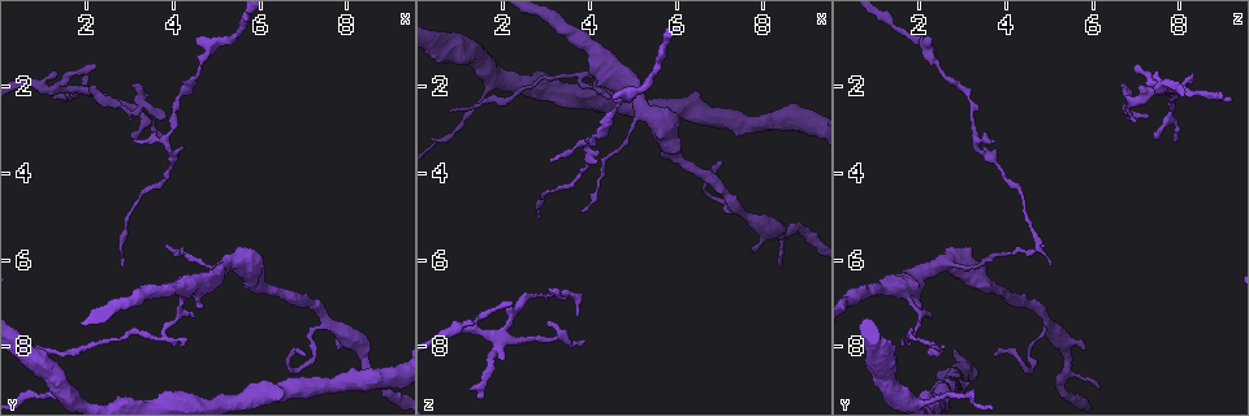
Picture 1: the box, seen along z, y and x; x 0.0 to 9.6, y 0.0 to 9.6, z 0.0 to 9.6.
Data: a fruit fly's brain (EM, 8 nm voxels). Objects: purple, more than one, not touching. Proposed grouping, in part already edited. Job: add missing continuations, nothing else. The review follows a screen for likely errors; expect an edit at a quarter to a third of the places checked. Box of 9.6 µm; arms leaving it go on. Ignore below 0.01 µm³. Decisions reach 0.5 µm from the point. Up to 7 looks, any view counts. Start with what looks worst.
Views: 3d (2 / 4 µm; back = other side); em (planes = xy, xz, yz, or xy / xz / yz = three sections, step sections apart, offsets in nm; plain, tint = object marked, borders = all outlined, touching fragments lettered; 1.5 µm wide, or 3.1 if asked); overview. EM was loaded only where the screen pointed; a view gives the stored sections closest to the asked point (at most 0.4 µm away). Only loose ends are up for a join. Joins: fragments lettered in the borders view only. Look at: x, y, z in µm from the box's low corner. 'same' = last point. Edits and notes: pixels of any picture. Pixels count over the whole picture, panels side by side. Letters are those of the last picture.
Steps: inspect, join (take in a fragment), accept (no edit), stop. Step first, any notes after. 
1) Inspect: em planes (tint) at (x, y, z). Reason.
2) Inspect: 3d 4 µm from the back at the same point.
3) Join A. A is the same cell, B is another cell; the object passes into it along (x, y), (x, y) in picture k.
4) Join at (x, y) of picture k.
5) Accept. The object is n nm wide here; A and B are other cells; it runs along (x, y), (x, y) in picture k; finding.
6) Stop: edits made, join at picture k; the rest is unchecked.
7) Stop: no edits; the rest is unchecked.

Inspect: em planes (tint) at (3.10, 3.20, 3.75). Branch stops here.

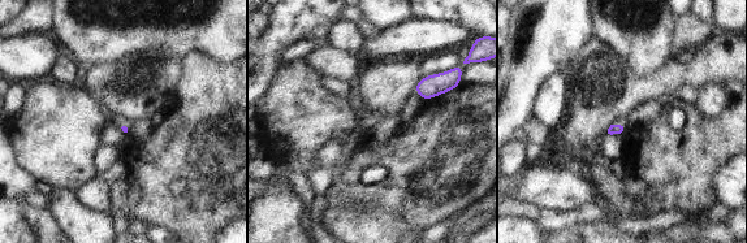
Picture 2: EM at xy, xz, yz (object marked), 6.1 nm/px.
Inspect: em planes (borders) at the same point. See the neighbours.

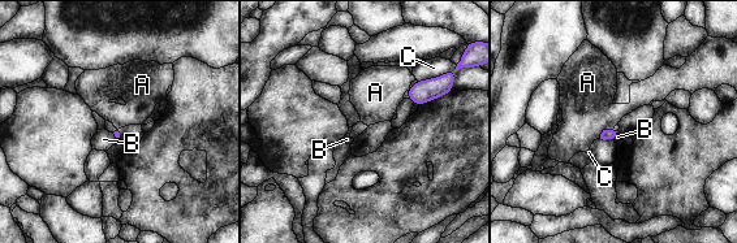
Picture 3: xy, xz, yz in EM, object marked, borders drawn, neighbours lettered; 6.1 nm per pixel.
Accept. A, B and C are other cells; a border runs along (612, 129), (606, 129), (599, 137) in picture 3; none of them fits.

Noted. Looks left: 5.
Inspect: 3d 4 µm at (3.85, 3.30, 7.90). Thin end.

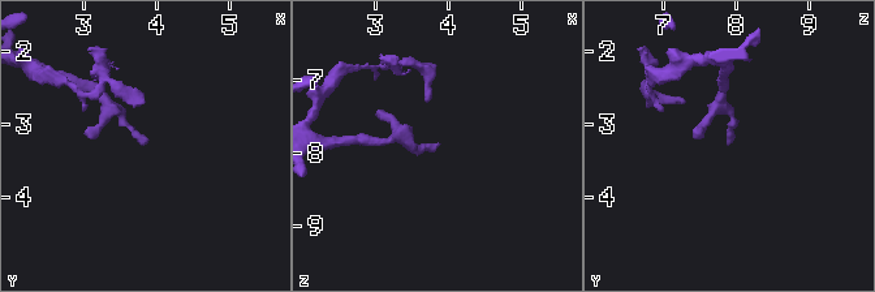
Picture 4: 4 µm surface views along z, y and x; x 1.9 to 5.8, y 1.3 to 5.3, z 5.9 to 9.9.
Inspect: em planes (borders) at (3.85, 3.25, 7.85).

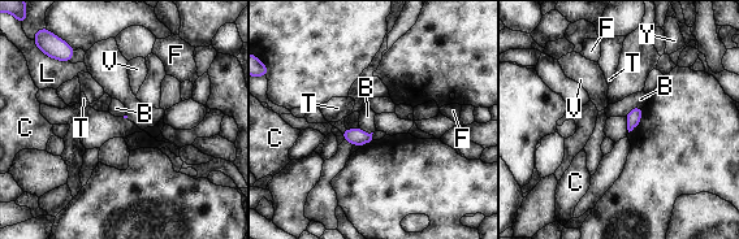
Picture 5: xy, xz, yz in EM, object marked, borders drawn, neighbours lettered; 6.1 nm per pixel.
Accept. B, C, F, L, T, V and Y are other cells; a border runs along (643, 107), (632, 107), (623, 116) in picture 5; no lettered fragment goes on from it.

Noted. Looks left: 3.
Inspect: 3d 4 µm at (0.80, 8.00, 2.55). Tapers out.

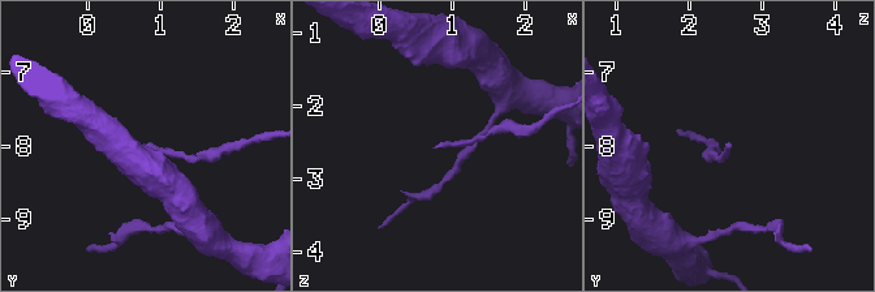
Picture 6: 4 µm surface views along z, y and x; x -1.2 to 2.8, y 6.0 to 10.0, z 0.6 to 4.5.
Inspect: em xz step 4 (plain) at (0.75, 8.05, 2.55).

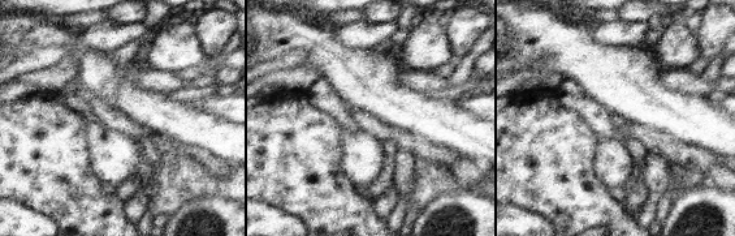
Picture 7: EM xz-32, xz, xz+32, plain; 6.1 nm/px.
Inspect: em xz step 4 (borders) at the same point.

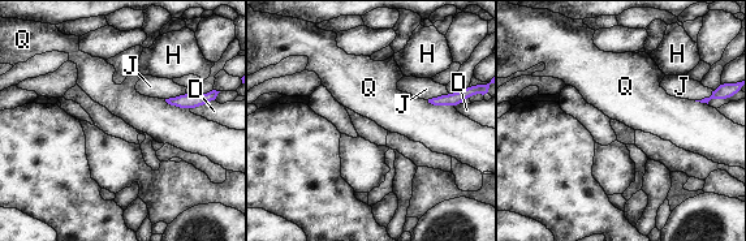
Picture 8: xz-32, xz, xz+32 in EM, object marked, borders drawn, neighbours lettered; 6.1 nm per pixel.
Accept. The longest contact is with Q, 170 nm; D, H, J and Q are other cells; a border runs along (427, 100), (434, 104), (453, 107) in picture 8; no lettered fragment goes on from it.

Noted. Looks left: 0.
Stop: no edits; the rest is unchecked.

